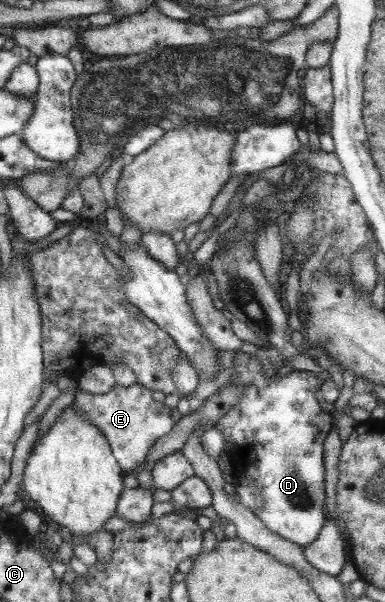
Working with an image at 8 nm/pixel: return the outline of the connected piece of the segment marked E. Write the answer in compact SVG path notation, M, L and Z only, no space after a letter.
M136 383L130 387L114 385L108 393L98 395L77 389L69 407L76 409L90 425L96 425L101 430L118 466L127 472L137 469L146 460L146 454L153 444L172 431L182 417L177 408L166 407L163 402L152 400L152 393Z

